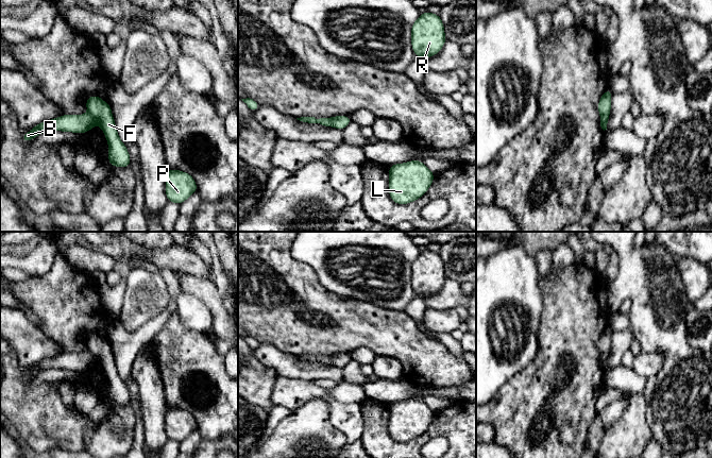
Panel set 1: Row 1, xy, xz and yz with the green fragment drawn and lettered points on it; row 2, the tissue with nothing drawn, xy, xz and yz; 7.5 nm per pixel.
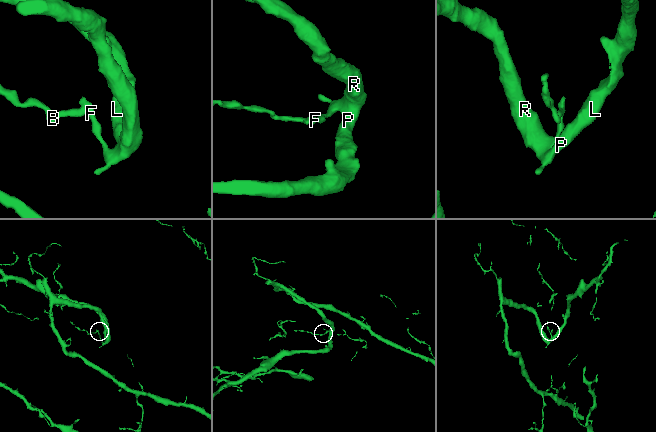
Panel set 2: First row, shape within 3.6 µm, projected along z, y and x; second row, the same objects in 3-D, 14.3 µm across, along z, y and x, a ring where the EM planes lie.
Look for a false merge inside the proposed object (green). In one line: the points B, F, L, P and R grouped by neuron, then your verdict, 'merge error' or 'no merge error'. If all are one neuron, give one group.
groups B / F L P R; merge error

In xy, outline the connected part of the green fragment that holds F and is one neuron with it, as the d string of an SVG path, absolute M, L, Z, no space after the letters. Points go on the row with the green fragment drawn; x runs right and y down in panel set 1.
M90 96L86 100L88 114L96 120L104 132L108 142L108 163L111 166L126 168L131 157L125 145L120 140L116 130L116 123L108 103L99 96Z

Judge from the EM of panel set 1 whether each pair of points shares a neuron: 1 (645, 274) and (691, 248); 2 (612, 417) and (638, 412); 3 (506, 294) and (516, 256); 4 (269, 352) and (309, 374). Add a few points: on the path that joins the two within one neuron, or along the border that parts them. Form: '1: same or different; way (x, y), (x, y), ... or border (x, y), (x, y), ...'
1: different; border (656, 242), (664, 246), (676, 257)
2: different; border (629, 399), (622, 416), (610, 427), (605, 429)
3: same; way (506, 285), (513, 266)
4: same; way (278, 361), (300, 370)

